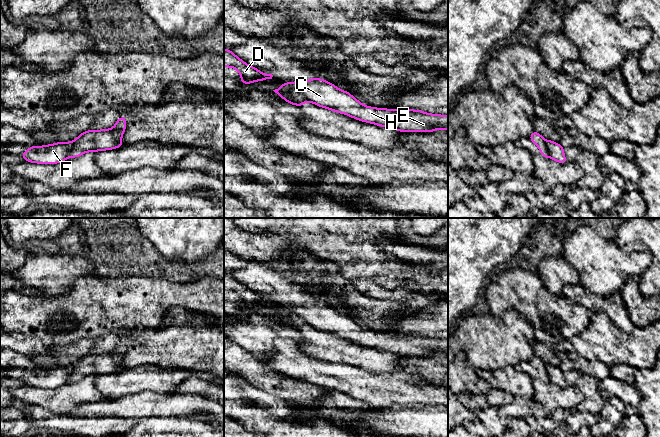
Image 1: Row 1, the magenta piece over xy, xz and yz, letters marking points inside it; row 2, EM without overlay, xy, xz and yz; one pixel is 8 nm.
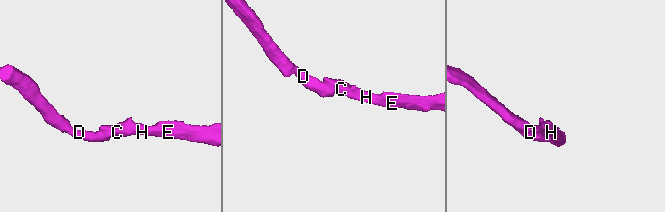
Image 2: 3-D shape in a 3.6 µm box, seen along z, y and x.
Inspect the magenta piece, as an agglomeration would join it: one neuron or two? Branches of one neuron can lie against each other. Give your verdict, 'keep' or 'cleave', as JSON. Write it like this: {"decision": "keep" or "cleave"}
{"decision": "cleave"}

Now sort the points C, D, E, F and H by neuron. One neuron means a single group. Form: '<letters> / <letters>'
C E H / D F

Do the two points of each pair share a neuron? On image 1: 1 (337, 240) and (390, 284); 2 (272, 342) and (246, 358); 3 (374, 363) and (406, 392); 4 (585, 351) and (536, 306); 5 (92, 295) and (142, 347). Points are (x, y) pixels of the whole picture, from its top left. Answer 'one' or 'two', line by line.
1: one
2: two
3: two
4: two
5: two

